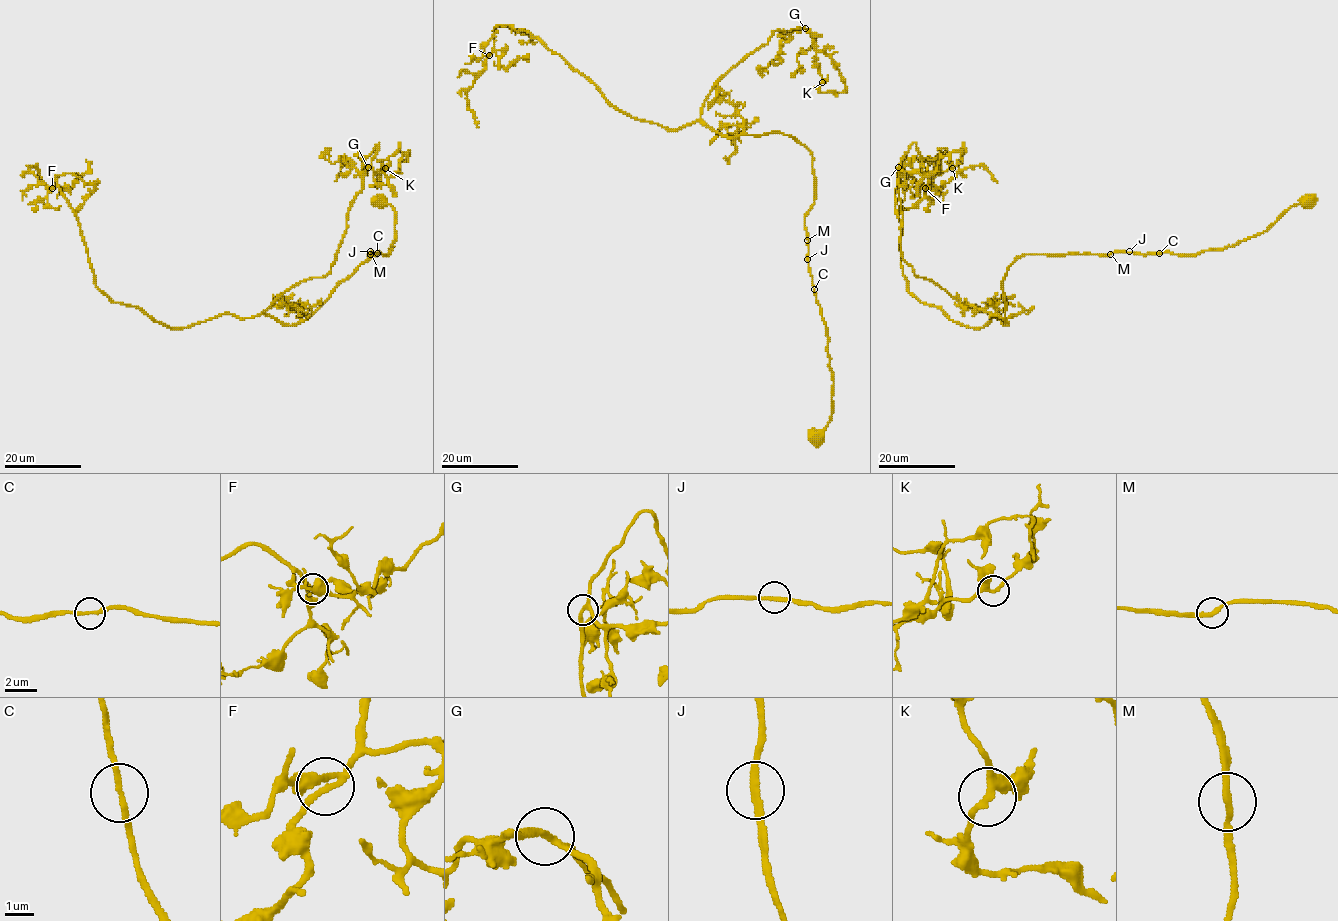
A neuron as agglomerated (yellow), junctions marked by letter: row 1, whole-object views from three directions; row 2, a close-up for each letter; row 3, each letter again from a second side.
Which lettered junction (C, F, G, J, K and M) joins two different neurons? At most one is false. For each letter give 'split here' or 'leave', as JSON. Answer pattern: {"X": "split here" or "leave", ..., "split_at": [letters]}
{"C": "leave", "F": "leave", "G": "leave", "J": "leave", "K": "leave", "M": "leave", "split_at": []}

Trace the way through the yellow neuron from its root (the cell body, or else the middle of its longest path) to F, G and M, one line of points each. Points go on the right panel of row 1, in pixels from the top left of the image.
F: (1305, 201), (1191, 256), (1024, 255), (1006, 324), (970, 328), (908, 290), (895, 188), (925, 188)
G: (1305, 201), (1263, 232), (1191, 256), (1024, 255), (1002, 281), (1005, 325), (918, 278), (903, 258), (898, 167)
M: (1305, 201), (1289, 207), (1265, 231), (1222, 249), (1205, 250), (1191, 256), (1169, 252), (1112, 252), (1109, 255)

